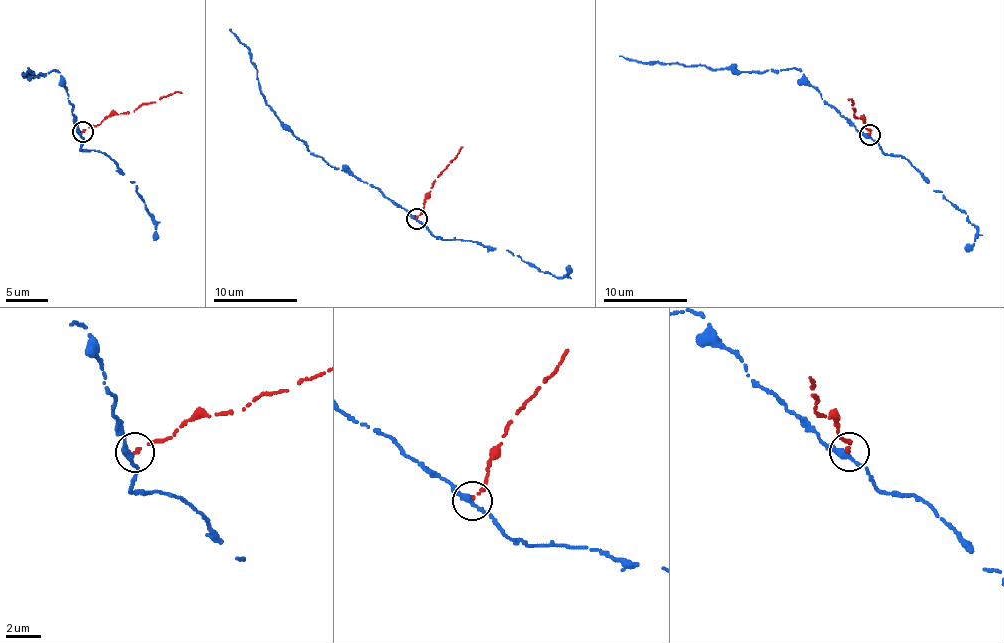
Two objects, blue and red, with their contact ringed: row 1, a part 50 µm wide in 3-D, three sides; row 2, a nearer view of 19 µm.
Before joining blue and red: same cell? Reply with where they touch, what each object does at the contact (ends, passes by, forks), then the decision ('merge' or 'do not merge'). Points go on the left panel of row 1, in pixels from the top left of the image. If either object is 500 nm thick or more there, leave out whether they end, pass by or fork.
at (82, 131); blue passes by; red ends there; do not merge

